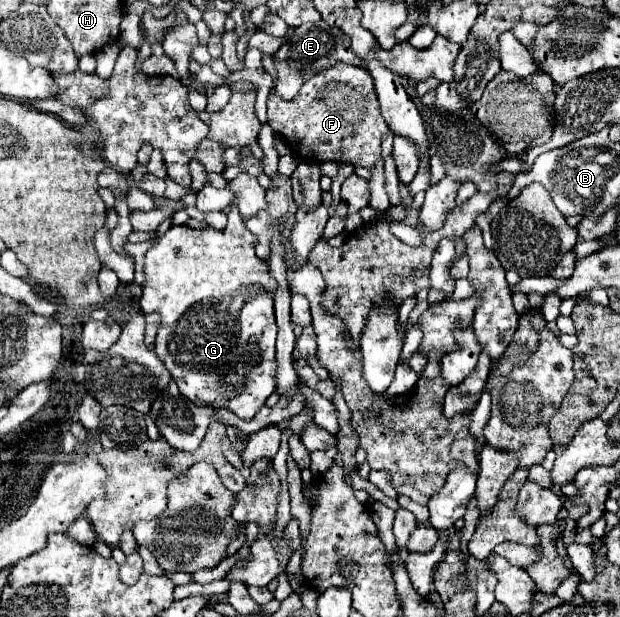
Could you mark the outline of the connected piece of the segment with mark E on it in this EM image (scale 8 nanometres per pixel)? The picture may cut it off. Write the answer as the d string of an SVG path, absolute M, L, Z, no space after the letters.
M326 21L300 25L298 29L294 29L294 33L288 37L288 41L274 53L274 67L278 73L278 79L274 81L272 93L290 101L296 97L296 93L300 91L300 85L308 77L312 77L324 69L330 69L336 63L346 63L346 65L356 65L356 67L368 65L368 61L360 61L358 57L352 55L348 35L342 33L338 27L330 27Z

